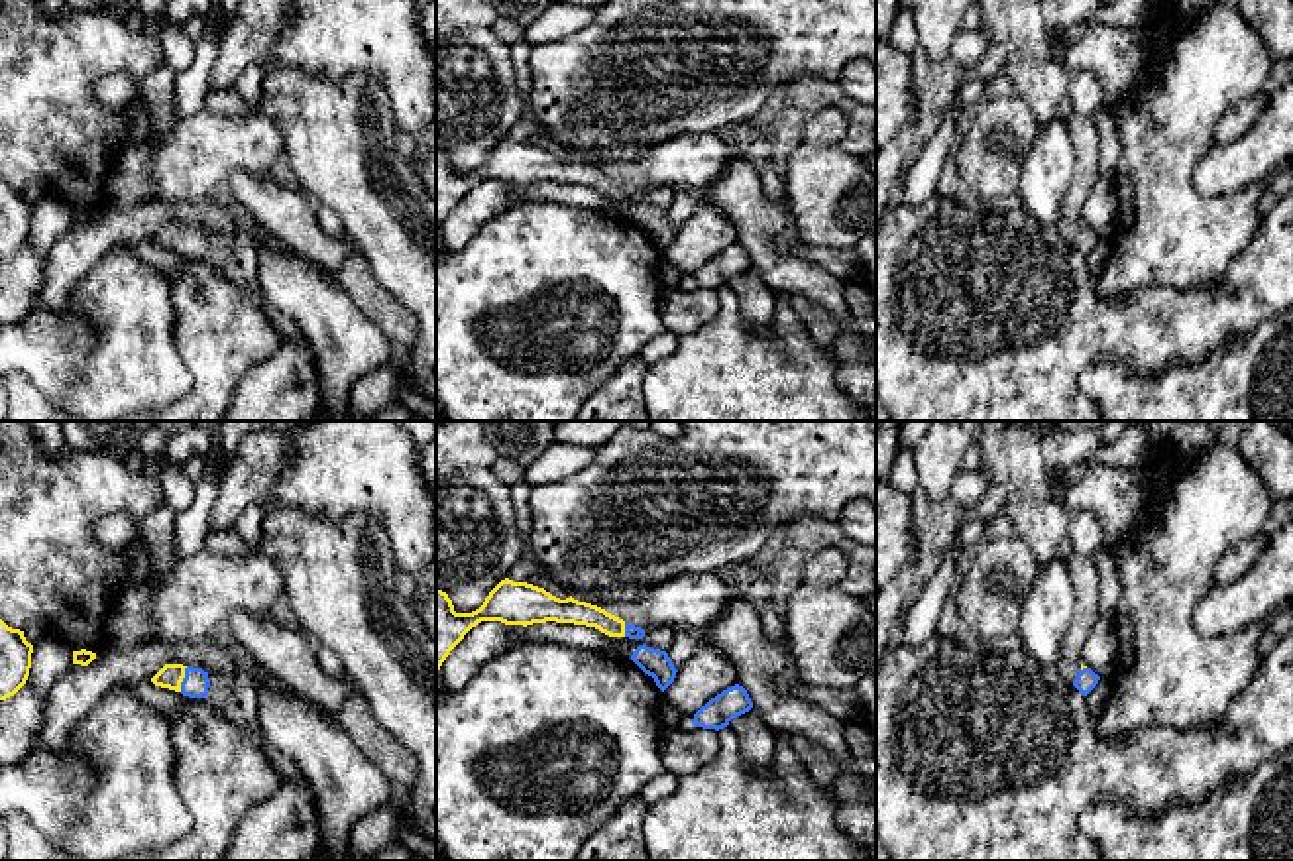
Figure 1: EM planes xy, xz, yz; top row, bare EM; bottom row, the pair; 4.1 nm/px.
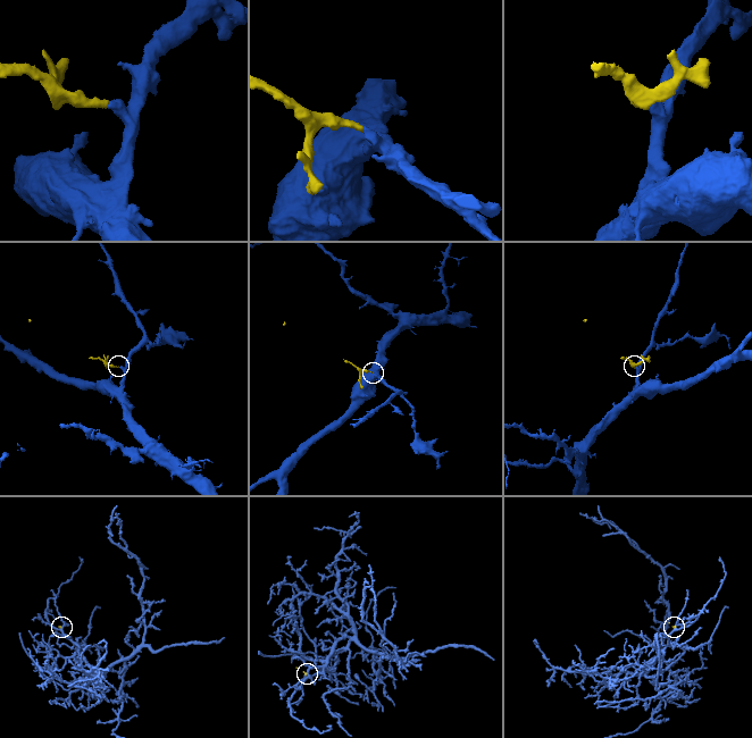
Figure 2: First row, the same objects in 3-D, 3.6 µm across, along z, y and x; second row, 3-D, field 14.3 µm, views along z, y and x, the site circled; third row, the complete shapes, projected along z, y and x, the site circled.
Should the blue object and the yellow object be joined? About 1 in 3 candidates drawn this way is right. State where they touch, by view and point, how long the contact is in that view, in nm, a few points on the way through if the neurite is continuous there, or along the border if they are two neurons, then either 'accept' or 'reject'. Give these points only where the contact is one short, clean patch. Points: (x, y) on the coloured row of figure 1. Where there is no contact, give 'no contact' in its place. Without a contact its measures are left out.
meets blue in xy at (183, 679); contact 110 nm long; runs through xy (195, 685), (183, 679), (169, 677); accept

